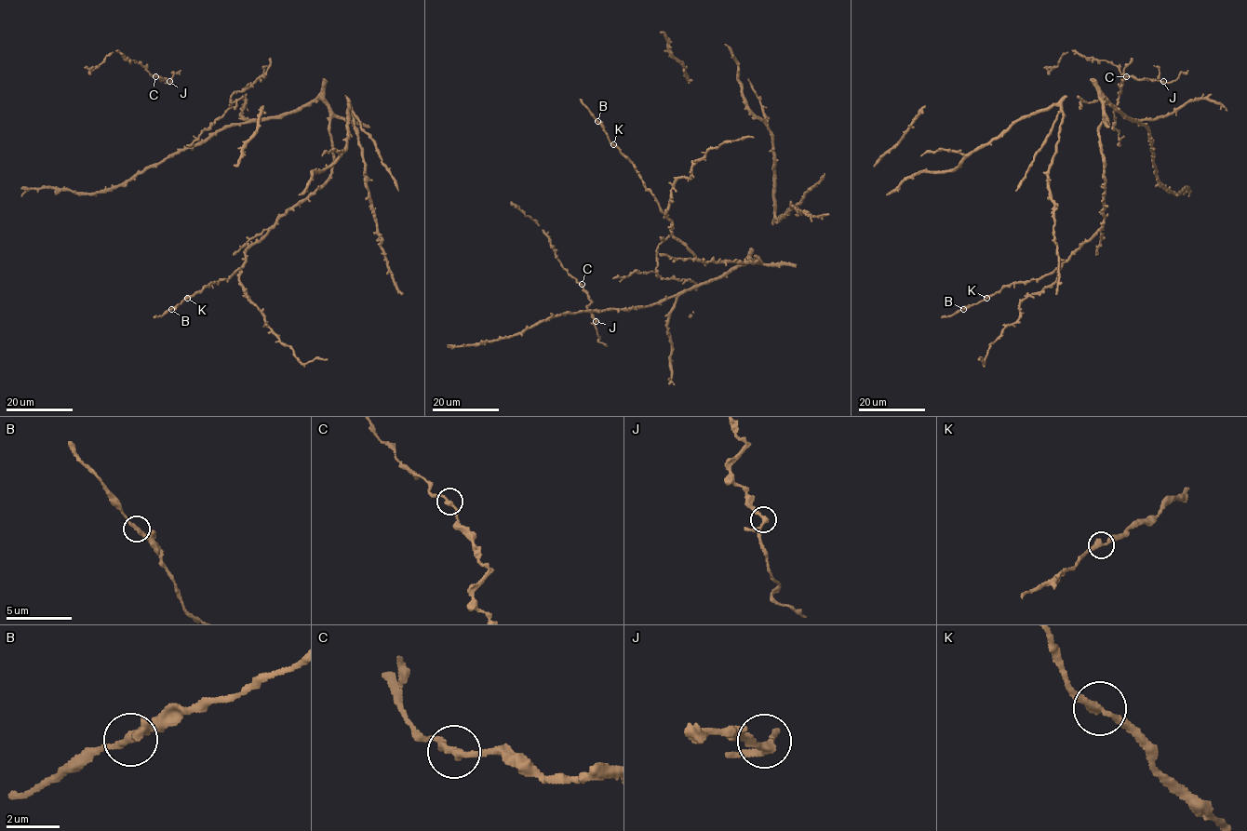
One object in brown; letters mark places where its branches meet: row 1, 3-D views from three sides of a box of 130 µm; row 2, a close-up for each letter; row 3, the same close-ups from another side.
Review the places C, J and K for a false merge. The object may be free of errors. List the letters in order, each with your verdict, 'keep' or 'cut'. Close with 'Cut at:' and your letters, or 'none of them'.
C: keep
J: keep
K: keep
Cut at: none of them

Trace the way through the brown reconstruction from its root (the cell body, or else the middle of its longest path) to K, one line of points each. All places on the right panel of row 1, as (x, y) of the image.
K: (1103, 118), (1098, 137), (1104, 163), (1104, 224), (1053, 272), (1038, 279), (1007, 285), (987, 298)

